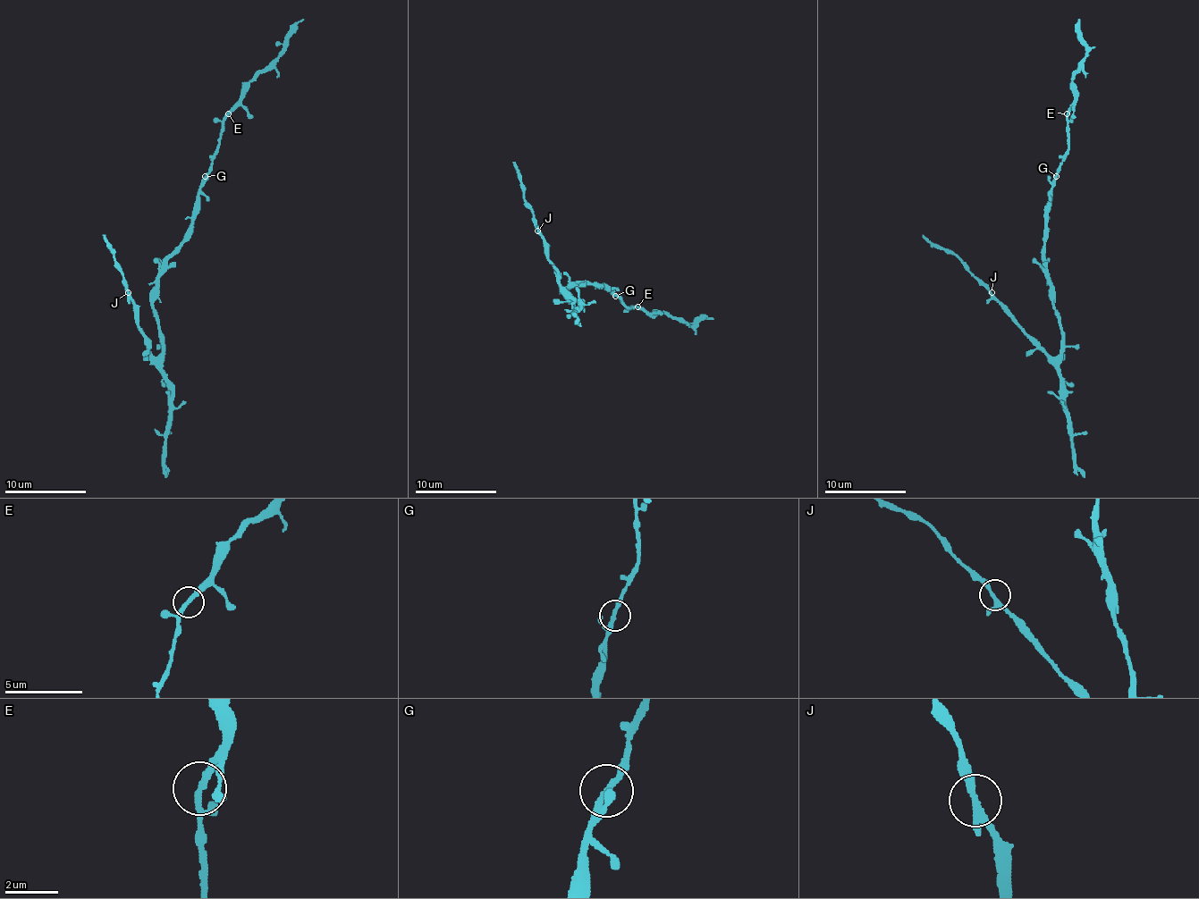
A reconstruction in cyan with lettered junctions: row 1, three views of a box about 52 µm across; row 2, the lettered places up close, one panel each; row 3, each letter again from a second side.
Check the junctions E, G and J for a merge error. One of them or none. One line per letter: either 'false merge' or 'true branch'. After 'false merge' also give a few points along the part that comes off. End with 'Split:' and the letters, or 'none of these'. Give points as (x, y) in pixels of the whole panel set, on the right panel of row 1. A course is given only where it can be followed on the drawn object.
E: true branch
G: true branch
J: true branch
Split: none of these

